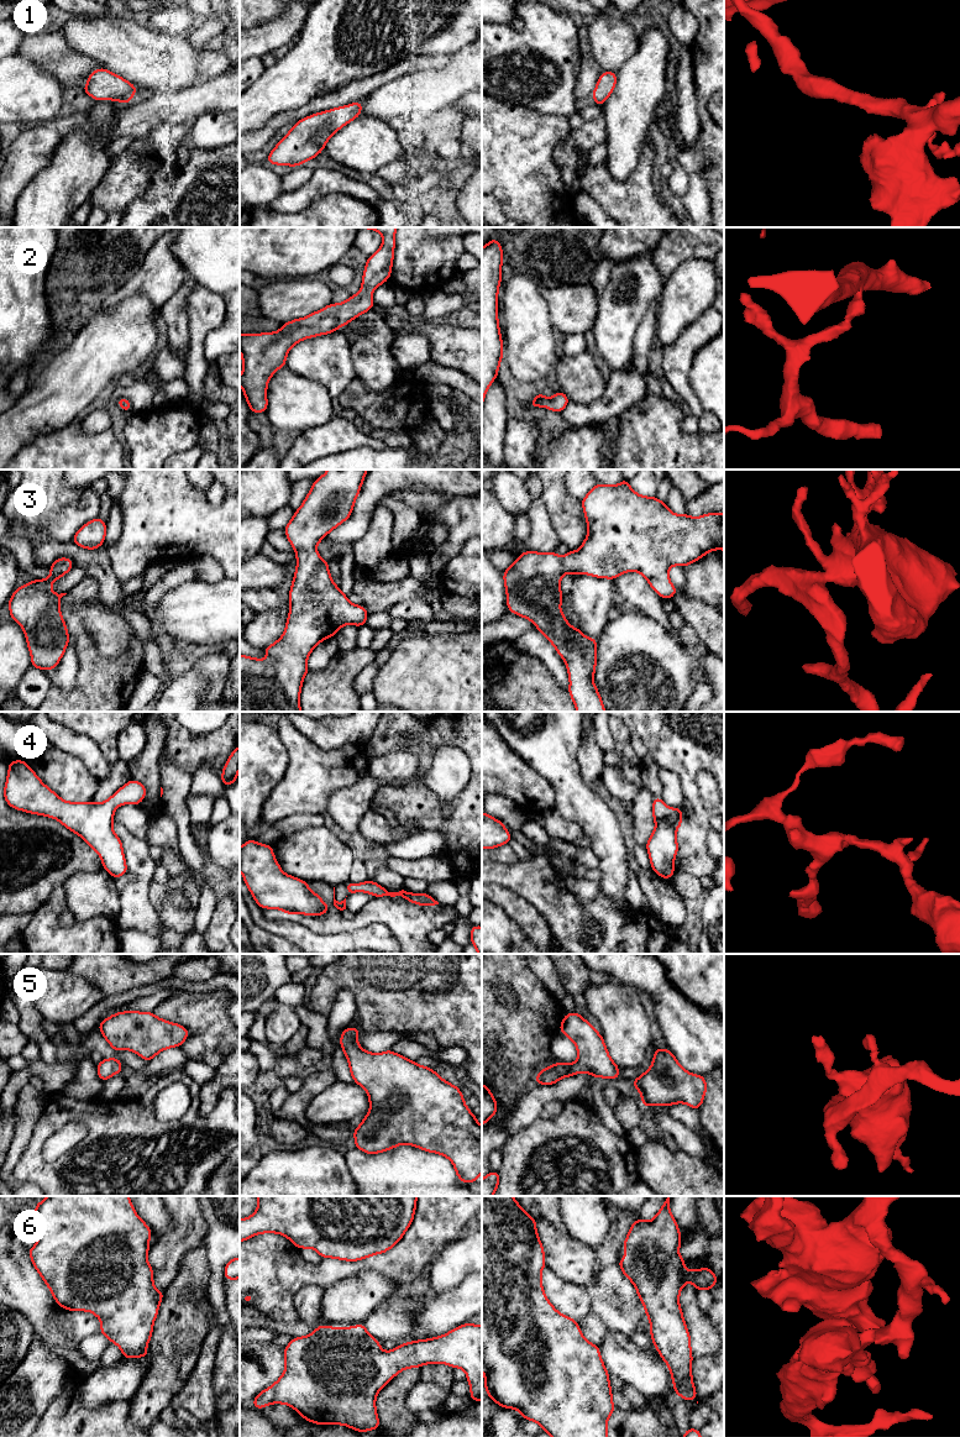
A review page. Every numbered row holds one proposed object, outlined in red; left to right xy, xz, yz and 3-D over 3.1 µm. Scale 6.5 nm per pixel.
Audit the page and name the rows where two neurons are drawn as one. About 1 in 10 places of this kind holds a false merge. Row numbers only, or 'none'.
none

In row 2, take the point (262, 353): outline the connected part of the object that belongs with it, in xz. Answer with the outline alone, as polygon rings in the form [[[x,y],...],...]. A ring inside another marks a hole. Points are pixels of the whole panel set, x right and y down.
[[[358,227],[358,229],[371,229],[378,231],[383,236],[383,242],[381,248],[372,256],[368,256],[367,263],[364,266],[364,272],[362,276],[361,292],[353,294],[346,301],[340,304],[329,304],[319,311],[314,311],[303,319],[294,319],[289,322],[282,325],[280,330],[277,332],[264,332],[264,334],[240,334],[240,350],[241,358],[243,362],[242,374],[240,376],[240,386],[242,387],[245,398],[250,405],[251,413],[266,413],[268,408],[267,402],[267,384],[272,378],[273,373],[283,367],[287,367],[285,358],[289,350],[298,343],[309,337],[315,337],[319,335],[327,335],[343,325],[350,324],[351,320],[356,319],[358,315],[372,310],[374,303],[371,298],[372,293],[377,287],[385,283],[392,276],[392,263],[394,259],[394,236],[397,227]]]

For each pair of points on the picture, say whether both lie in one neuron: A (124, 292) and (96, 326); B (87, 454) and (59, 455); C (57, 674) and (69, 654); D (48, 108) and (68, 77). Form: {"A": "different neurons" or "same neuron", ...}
{"A": "different neurons", "B": "same neuron", "C": "same neuron", "D": "different neurons"}

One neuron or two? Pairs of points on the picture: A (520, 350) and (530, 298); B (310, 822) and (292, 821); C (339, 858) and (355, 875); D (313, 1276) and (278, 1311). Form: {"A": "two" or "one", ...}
{"A": "one", "B": "one", "C": "two", "D": "one"}

